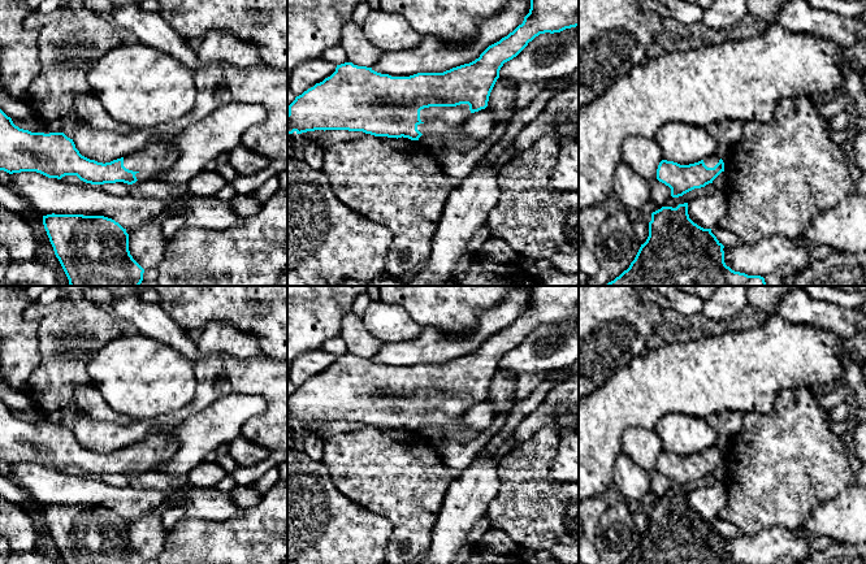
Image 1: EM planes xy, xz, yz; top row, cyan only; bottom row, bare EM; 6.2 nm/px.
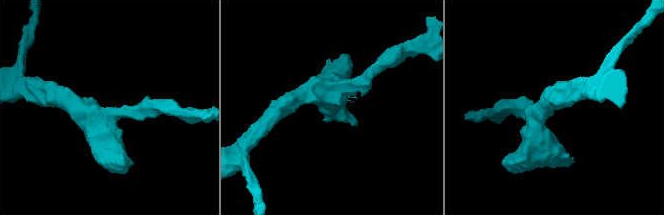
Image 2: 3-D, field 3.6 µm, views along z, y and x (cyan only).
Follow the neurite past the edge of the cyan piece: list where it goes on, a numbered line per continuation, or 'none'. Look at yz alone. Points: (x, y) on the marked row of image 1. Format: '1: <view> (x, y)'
1: yz (711, 161)

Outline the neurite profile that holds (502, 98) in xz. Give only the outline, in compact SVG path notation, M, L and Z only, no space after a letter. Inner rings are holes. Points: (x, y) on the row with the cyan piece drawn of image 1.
M498 78L488 101L488 109L493 113L494 122L510 123L518 95L518 86L506 78Z

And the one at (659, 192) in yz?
M654 179L650 182L650 201L664 204L671 198L671 188L664 183Z

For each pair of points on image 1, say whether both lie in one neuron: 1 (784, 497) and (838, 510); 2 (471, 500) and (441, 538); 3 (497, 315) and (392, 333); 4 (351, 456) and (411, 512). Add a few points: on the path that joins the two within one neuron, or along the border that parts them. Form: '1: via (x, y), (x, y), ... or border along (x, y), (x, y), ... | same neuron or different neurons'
1: border along (845, 489), (834, 498), (825, 500), (800, 529) | different neurons
2: via (462, 510), (450, 529) | same neuron
3: border along (423, 329), (418, 337), (394, 343) | different neurons
4: via (366, 467), (397, 498) | same neuron

